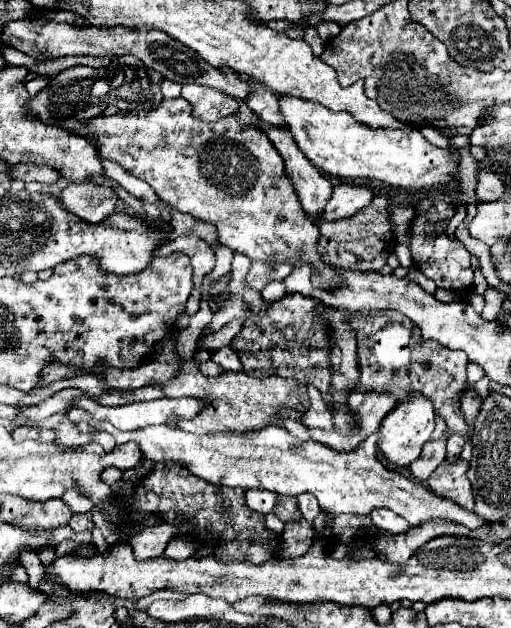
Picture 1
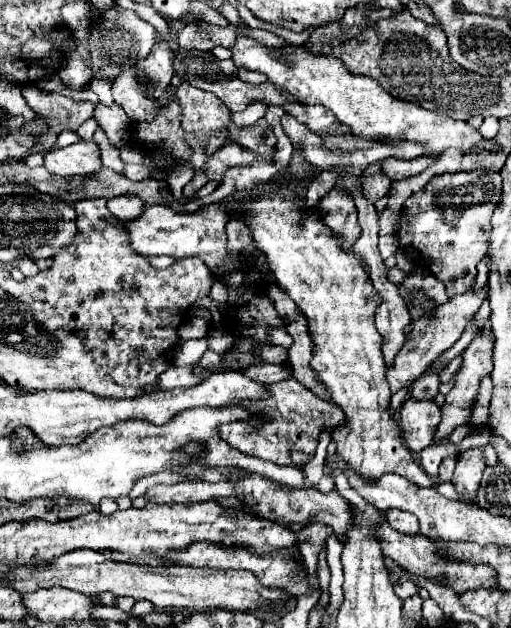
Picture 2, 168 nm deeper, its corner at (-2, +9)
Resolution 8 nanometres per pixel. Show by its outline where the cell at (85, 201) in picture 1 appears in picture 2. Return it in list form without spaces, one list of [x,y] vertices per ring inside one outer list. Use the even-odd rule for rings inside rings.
[[[117,196],[113,200],[107,200],[107,208],[113,212],[113,216],[127,222],[137,220],[145,212],[145,204],[135,196]]]

